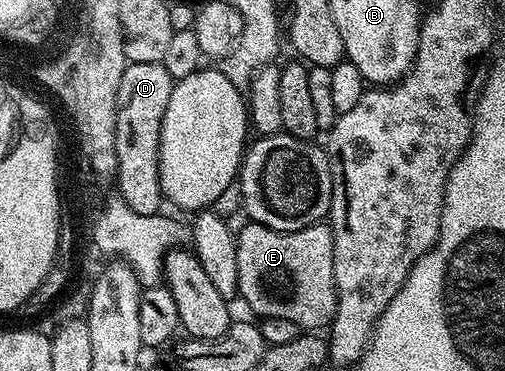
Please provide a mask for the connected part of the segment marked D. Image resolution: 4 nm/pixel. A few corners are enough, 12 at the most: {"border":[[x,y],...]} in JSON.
{"border":[[163,62],[129,63],[118,82],[115,187],[154,215],[162,114]]}

